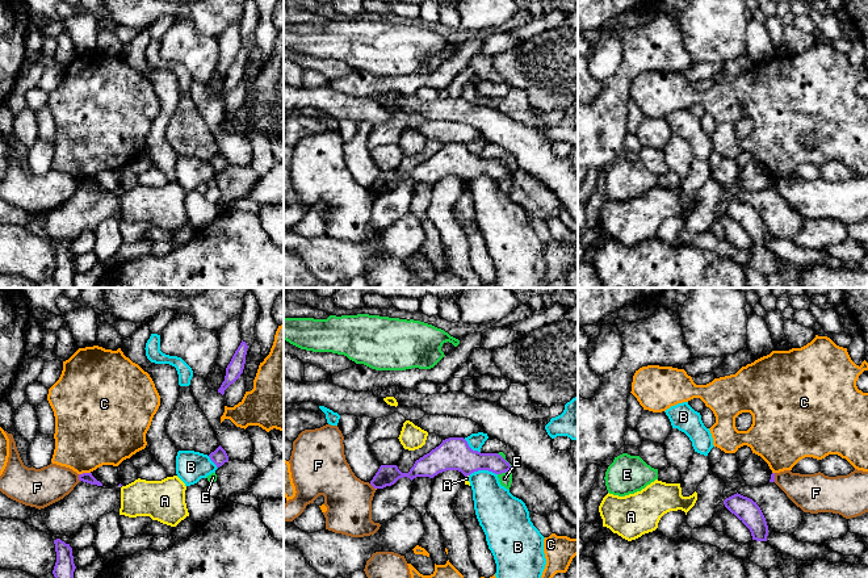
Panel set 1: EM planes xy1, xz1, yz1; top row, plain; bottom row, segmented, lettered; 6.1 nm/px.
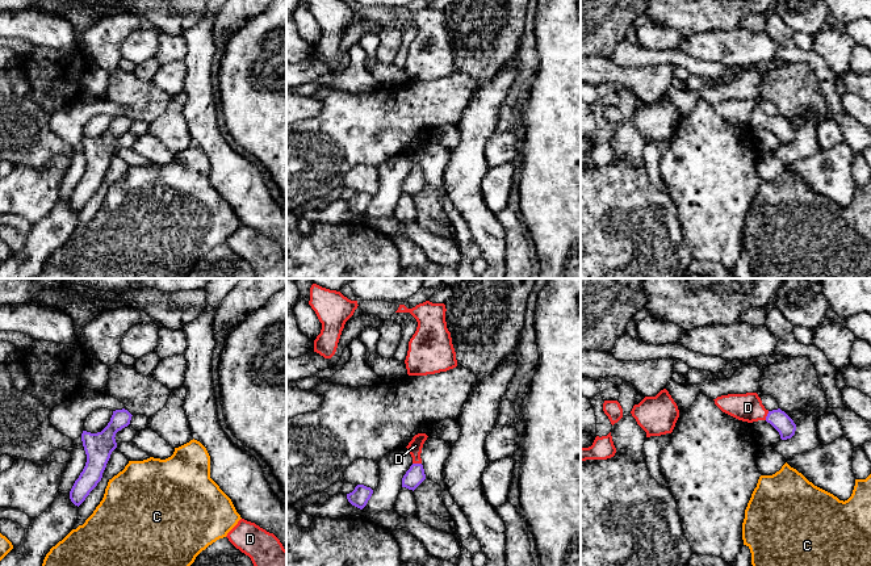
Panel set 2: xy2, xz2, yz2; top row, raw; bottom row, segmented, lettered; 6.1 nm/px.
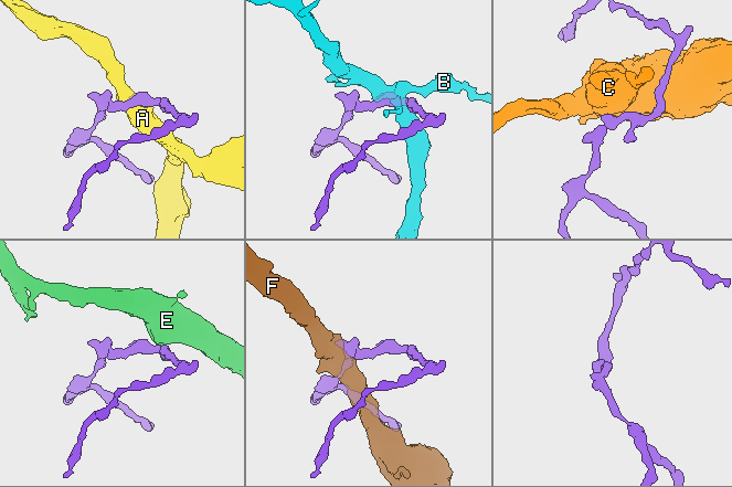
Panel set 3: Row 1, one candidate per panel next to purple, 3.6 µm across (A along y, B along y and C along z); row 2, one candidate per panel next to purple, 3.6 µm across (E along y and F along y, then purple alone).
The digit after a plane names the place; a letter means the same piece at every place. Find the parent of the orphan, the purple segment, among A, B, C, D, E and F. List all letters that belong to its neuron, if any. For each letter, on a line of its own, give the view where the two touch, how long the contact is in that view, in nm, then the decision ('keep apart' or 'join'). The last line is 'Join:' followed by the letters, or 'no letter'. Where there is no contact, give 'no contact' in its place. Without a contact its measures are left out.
A: meets purple in xz1; contact 30 nm long; keep apart
B: meets purple in xz1; contact 180 nm long; keep apart
C: meets purple in xy1; contact 70 nm long; keep apart
D: meets purple in xz2; contact 60 nm long; join
E: meets purple in xz1; contact 140 nm long; keep apart
F: meets purple in xy1; contact 50 nm long; keep apart
Join: D

